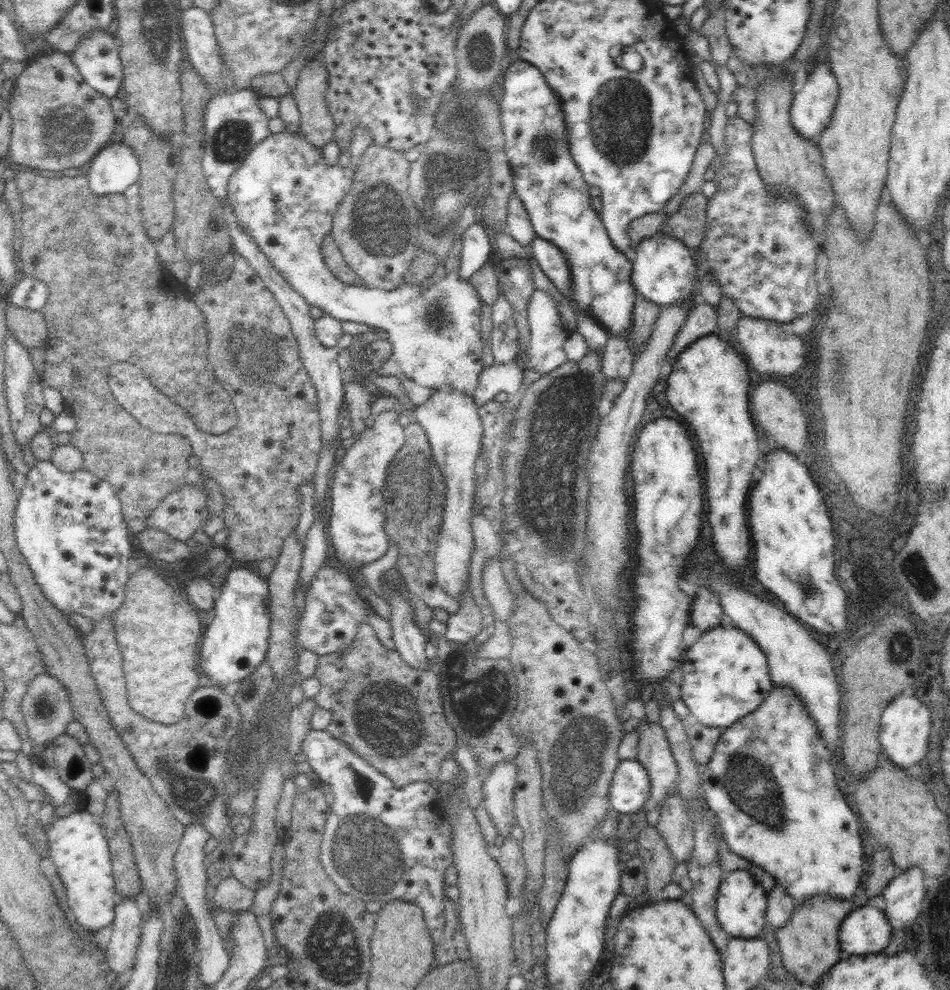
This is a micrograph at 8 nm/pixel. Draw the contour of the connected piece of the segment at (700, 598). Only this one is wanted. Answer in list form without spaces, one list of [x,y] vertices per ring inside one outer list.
[[[712,590],[697,592],[691,608],[691,620],[702,633],[720,625],[724,616],[719,596]]]

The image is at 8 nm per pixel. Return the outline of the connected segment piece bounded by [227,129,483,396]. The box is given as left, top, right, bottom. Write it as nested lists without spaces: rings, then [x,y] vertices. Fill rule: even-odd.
[[[284,129],[282,132],[271,133],[262,142],[259,142],[250,152],[246,154],[245,159],[240,163],[240,166],[229,176],[227,182],[227,204],[231,206],[231,211],[239,222],[239,225],[253,238],[256,246],[264,253],[266,259],[272,262],[274,269],[282,275],[282,277],[290,284],[290,287],[302,296],[308,305],[320,308],[324,314],[332,315],[340,321],[344,321],[345,317],[348,316],[348,321],[353,320],[354,322],[366,322],[366,324],[378,326],[378,328],[386,328],[388,332],[388,341],[392,343],[393,353],[396,356],[398,366],[402,369],[402,377],[414,380],[417,384],[426,386],[426,388],[439,389],[442,385],[450,385],[456,393],[464,394],[464,396],[474,396],[476,392],[475,388],[478,384],[479,374],[483,369],[483,360],[481,357],[483,351],[483,341],[481,332],[481,310],[480,310],[480,296],[476,292],[476,288],[470,284],[467,279],[462,279],[459,277],[458,272],[452,272],[440,282],[434,282],[432,286],[428,286],[424,292],[422,288],[418,286],[412,286],[412,284],[402,284],[399,288],[393,289],[392,292],[388,290],[370,289],[357,282],[353,285],[344,286],[334,274],[328,269],[325,264],[321,246],[324,237],[331,232],[332,218],[338,210],[338,206],[342,203],[343,198],[347,195],[351,189],[350,184],[353,183],[355,172],[350,168],[350,166],[342,167],[340,164],[326,164],[326,160],[322,155],[322,150],[320,150],[316,145],[313,145],[304,134],[293,133]]]

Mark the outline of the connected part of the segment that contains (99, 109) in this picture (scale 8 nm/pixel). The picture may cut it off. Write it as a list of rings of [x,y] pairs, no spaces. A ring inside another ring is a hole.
[[[54,51],[50,55],[31,56],[26,59],[26,68],[21,73],[16,78],[15,93],[7,104],[11,114],[11,143],[7,157],[13,167],[35,171],[80,167],[88,160],[92,161],[113,141],[119,120],[110,108],[110,100],[84,81],[69,53]]]

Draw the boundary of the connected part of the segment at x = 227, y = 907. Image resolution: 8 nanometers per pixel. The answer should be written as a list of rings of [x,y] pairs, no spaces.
[[[230,876],[219,883],[212,899],[216,911],[239,913],[251,910],[255,901],[255,893],[244,887],[234,876]]]

